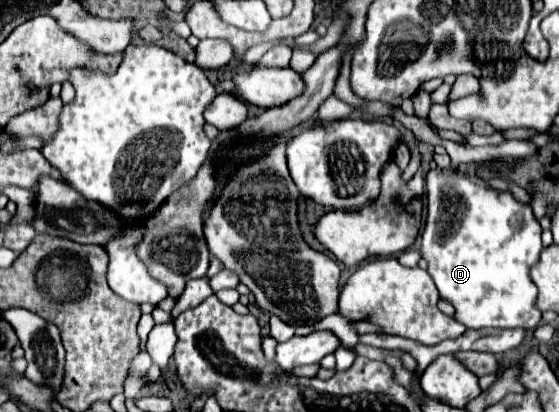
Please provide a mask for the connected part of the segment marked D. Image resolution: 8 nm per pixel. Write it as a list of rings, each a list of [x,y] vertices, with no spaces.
[[[431,169],[425,177],[425,185],[427,185],[427,207],[429,207],[429,215],[427,215],[427,223],[421,235],[421,257],[429,263],[427,273],[431,275],[431,279],[435,281],[441,299],[449,301],[455,307],[455,319],[459,323],[463,323],[465,327],[471,329],[481,329],[481,327],[521,327],[521,329],[535,329],[541,321],[541,311],[537,309],[537,287],[529,277],[531,267],[539,261],[539,253],[543,249],[541,245],[541,225],[535,219],[533,211],[529,205],[519,203],[509,191],[497,191],[491,189],[489,185],[485,185],[483,181],[471,179],[467,173],[457,173],[457,171],[443,171],[443,169]]]

